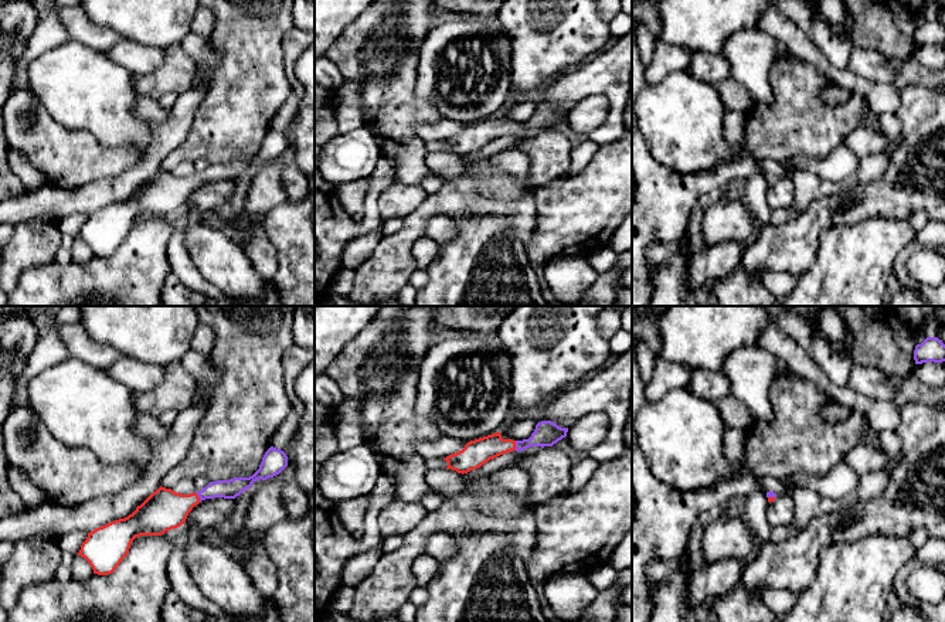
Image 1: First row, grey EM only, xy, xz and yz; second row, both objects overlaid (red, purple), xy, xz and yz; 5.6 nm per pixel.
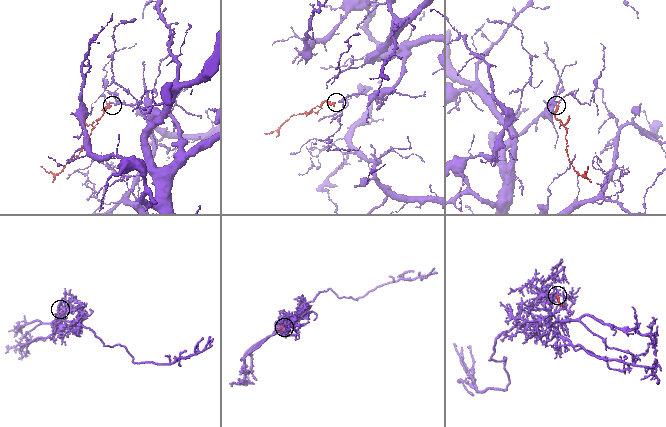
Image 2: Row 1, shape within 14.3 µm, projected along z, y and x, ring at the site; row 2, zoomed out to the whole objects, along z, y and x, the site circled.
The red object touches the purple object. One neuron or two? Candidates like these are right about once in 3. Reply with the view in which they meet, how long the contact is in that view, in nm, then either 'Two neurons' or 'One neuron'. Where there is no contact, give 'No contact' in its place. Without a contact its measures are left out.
Touches red in xz. Shared border 60 nm. One neuron

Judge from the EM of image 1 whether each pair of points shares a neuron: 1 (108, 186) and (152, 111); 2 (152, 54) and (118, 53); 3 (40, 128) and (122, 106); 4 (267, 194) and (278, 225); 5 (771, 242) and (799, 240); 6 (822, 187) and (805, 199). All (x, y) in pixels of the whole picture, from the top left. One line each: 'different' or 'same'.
1: different
2: same
3: different
4: different
5: same
6: same

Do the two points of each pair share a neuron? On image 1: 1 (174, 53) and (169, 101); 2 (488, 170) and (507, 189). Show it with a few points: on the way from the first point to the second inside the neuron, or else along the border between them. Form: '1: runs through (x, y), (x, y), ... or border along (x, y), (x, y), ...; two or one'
1: border along (177, 94), (167, 92), (159, 101); two
2: runs through (492, 174), (503, 186); one

